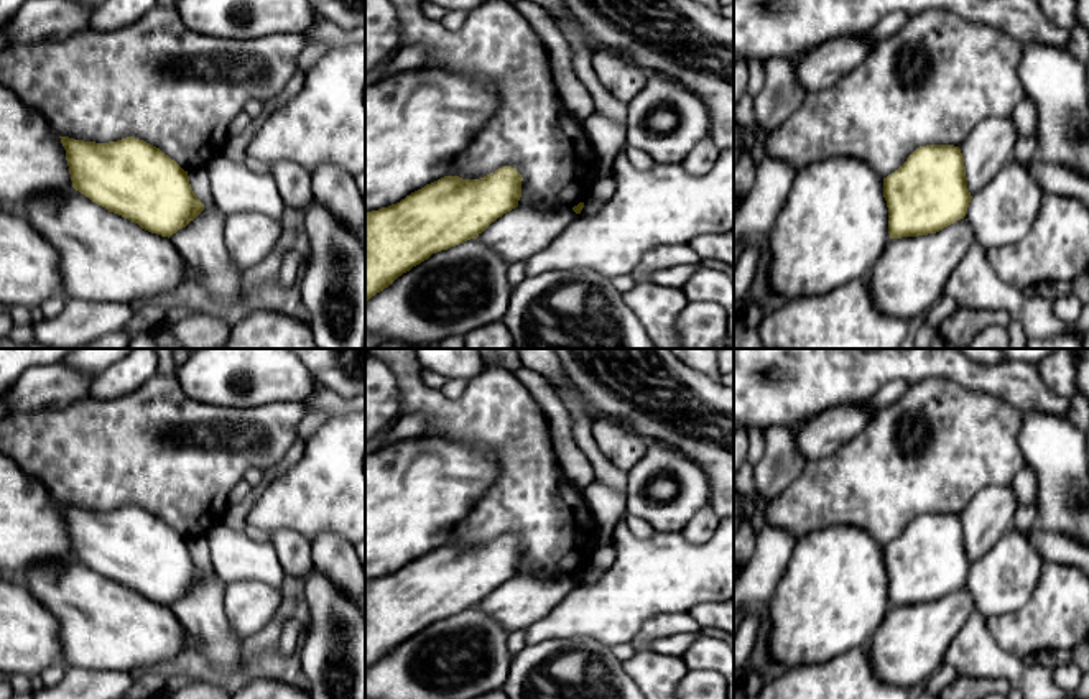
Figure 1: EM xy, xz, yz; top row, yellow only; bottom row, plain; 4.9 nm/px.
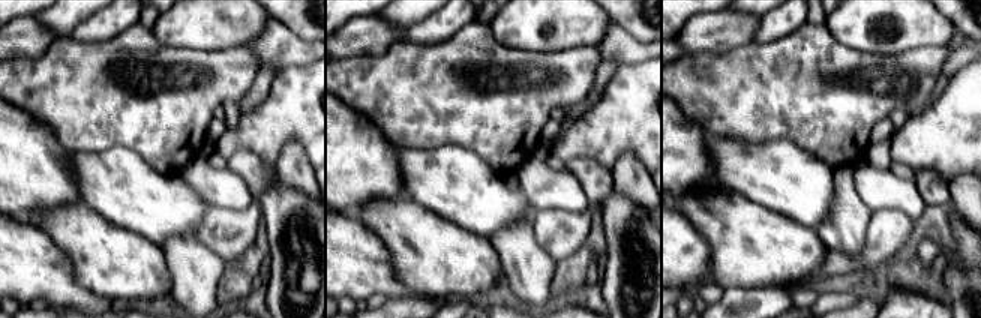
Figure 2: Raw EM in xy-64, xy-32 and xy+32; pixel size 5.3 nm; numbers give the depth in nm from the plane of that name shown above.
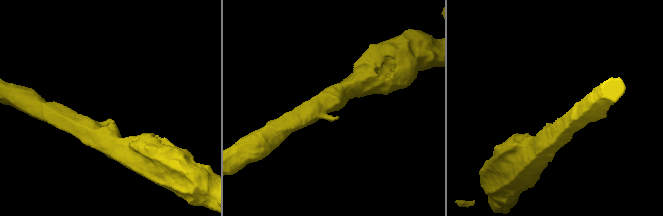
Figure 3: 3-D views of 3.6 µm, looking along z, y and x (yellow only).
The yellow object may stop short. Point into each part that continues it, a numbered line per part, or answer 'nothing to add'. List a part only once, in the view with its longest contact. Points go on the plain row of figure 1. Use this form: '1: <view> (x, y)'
nothing to add

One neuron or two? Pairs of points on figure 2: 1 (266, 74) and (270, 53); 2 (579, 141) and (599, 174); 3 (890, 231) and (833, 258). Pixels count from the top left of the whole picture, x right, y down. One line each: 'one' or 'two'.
1: two
2: two
3: one

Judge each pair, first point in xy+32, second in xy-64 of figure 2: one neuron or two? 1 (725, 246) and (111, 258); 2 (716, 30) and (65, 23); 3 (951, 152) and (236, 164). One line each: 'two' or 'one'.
1: one
2: two
3: two

